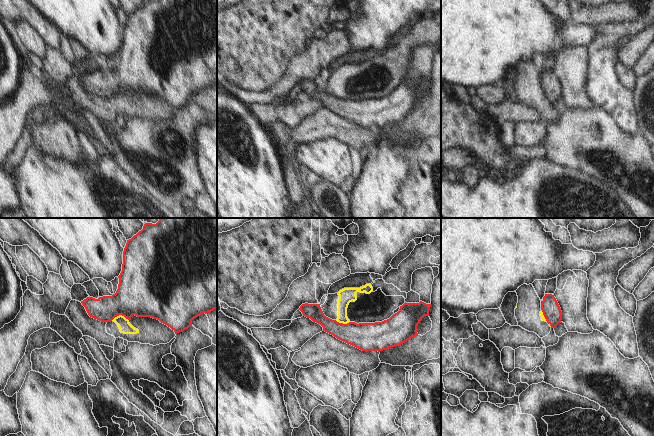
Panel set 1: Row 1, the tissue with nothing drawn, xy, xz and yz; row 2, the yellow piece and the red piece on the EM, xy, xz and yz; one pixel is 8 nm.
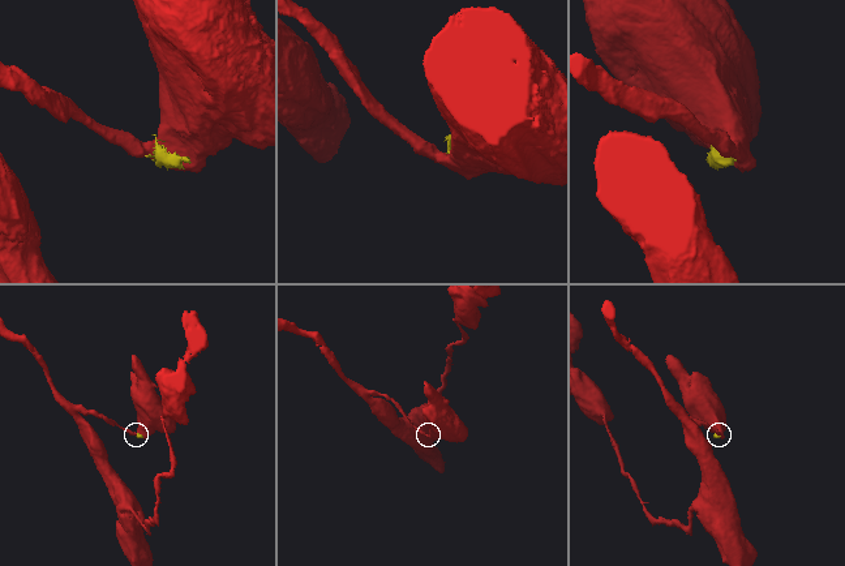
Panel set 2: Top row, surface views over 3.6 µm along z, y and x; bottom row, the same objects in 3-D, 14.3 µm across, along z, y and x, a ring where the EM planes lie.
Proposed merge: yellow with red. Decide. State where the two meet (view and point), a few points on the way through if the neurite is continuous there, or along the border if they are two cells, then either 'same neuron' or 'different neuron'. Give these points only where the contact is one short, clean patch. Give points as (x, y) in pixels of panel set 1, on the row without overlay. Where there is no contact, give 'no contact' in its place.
contact xy (119, 91); border xy (128, 95), (117, 91), (111, 96); different neuron

